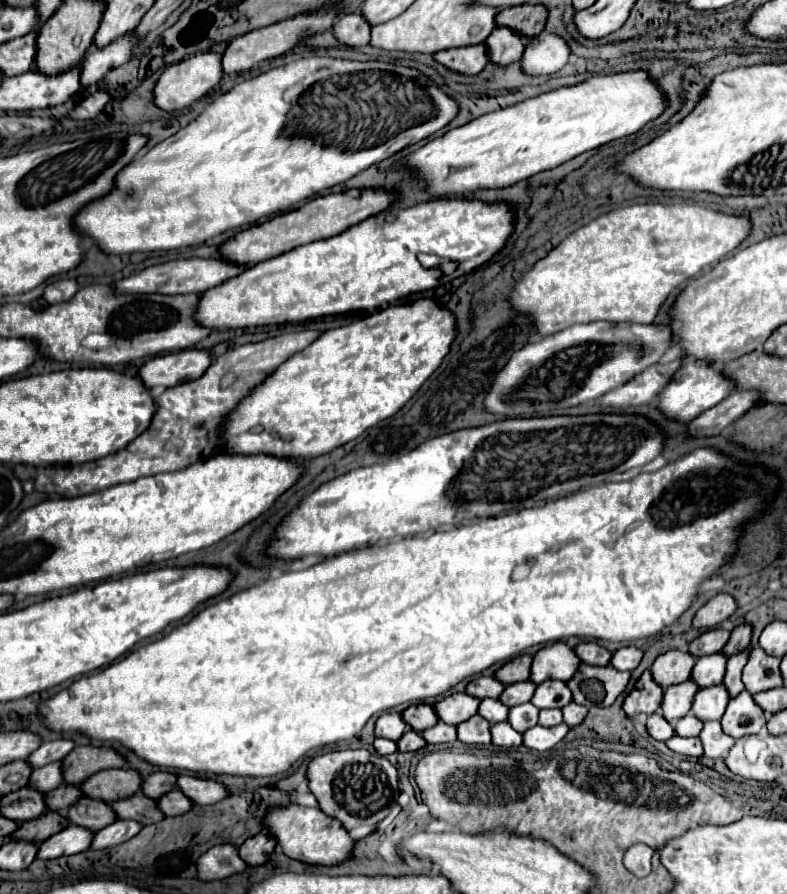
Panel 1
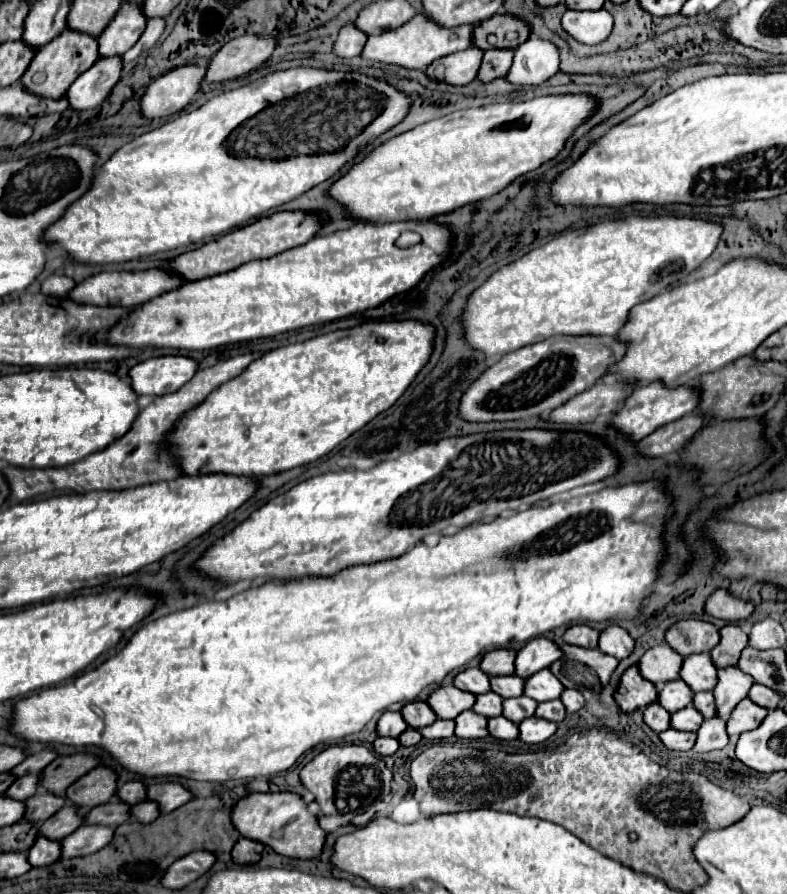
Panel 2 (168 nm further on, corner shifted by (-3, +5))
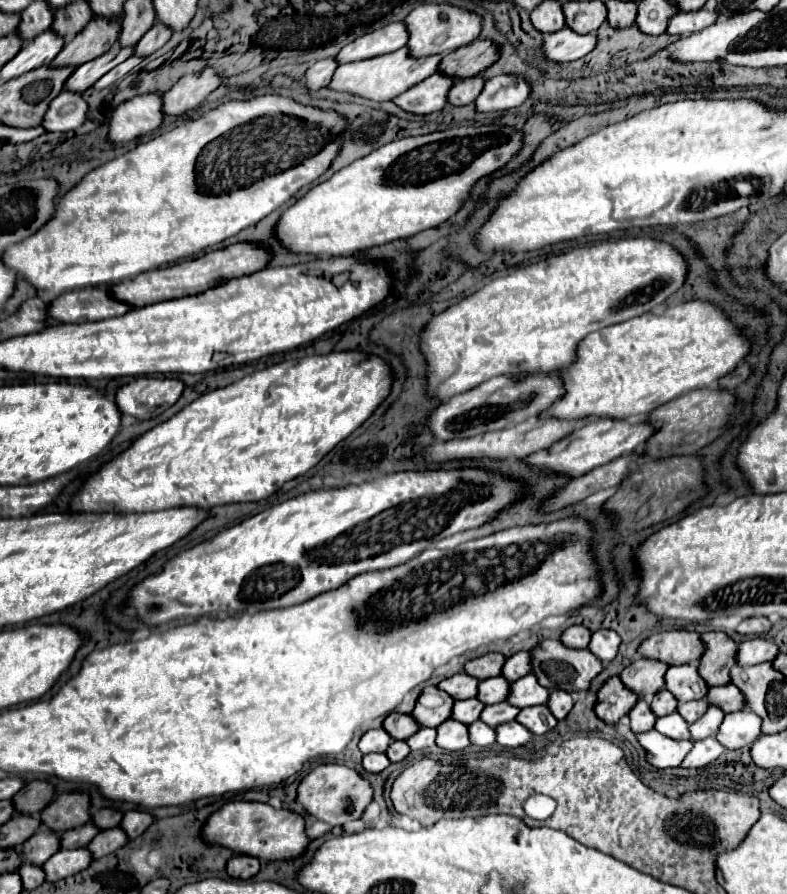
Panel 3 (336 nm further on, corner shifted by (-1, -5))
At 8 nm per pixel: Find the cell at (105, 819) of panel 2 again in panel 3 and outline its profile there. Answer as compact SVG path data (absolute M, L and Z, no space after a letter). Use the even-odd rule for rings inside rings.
M87 822L83 826L67 830L61 836L61 848L85 848L97 836L97 832L99 830L97 830L97 826L93 822Z

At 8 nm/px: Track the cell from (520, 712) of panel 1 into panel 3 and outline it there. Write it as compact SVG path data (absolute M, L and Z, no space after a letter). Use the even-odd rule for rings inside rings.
M501 702L501 704L493 704L493 706L485 706L485 710L481 714L481 720L485 724L489 724L491 728L497 728L497 726L501 726L505 722L515 720L519 712L521 710L515 708L515 706L511 706L509 702Z

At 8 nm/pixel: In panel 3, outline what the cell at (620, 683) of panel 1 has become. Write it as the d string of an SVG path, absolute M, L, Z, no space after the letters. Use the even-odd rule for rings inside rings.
M545 640L541 646L533 650L533 674L537 680L549 690L565 690L565 692L581 692L589 690L591 680L603 672L603 664L589 650L573 650L563 646L559 640Z

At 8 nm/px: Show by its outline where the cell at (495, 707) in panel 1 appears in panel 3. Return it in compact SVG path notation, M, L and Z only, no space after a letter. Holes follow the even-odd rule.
M469 698L469 700L459 700L453 704L453 714L451 718L463 722L463 724L471 724L471 722L477 722L481 718L481 712L483 712L485 704L479 702L477 698Z

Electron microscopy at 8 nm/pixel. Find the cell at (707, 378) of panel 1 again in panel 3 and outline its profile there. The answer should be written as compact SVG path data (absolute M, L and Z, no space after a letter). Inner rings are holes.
M591 418L585 426L573 430L567 438L559 440L557 444L553 444L549 450L541 450L535 452L531 456L527 456L525 460L537 468L545 468L545 470L553 470L553 472L563 472L569 476L583 476L585 472L603 466L623 454L631 454L635 450L641 450L645 440L651 438L651 434L655 434L653 422L649 420L613 420L613 418Z

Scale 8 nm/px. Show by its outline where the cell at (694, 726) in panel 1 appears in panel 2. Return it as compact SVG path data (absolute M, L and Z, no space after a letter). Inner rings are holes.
M689 704L687 708L671 714L671 728L685 730L685 732L697 732L703 724L703 716Z

